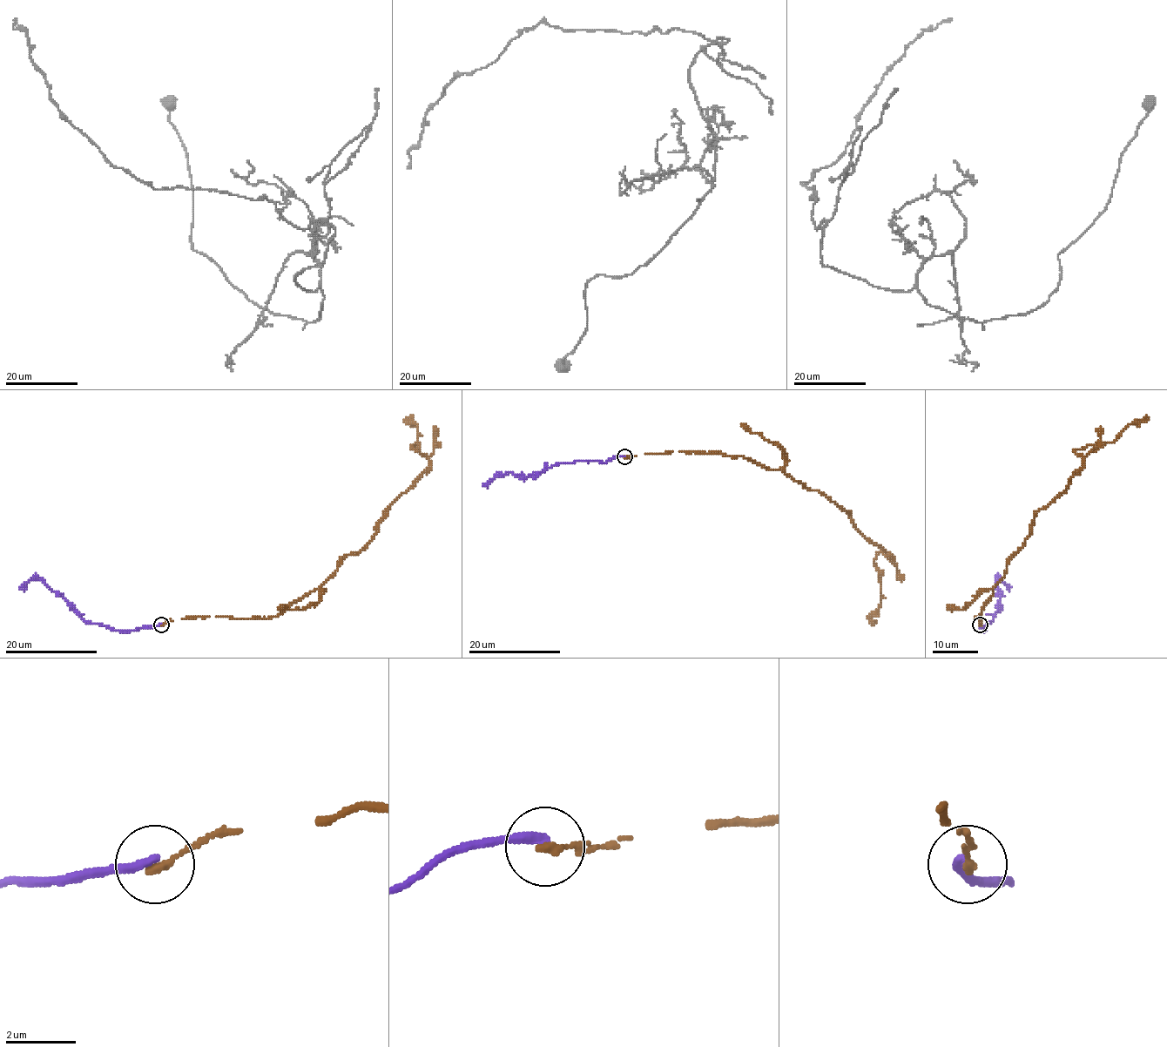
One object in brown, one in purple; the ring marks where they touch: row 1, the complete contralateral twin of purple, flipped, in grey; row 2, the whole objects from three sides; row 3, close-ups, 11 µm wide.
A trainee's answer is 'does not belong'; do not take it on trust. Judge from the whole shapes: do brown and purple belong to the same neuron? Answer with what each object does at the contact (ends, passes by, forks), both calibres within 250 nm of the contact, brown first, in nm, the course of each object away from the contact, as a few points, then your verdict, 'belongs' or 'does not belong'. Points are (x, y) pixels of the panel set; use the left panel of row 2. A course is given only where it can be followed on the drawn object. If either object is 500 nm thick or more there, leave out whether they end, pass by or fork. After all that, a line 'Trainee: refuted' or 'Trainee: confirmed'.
brown ends | purple ends | 240/280 nm | brown via (162, 624), (276, 617), (319, 588), (427, 469), (429, 459), (411, 447), (418, 427), (411, 416) | purple via (162, 624), (130, 631), (112, 631), (85, 621), (40, 579), (30, 579), (24, 584), (23, 591) | does not belong
Trainee: confirmed

